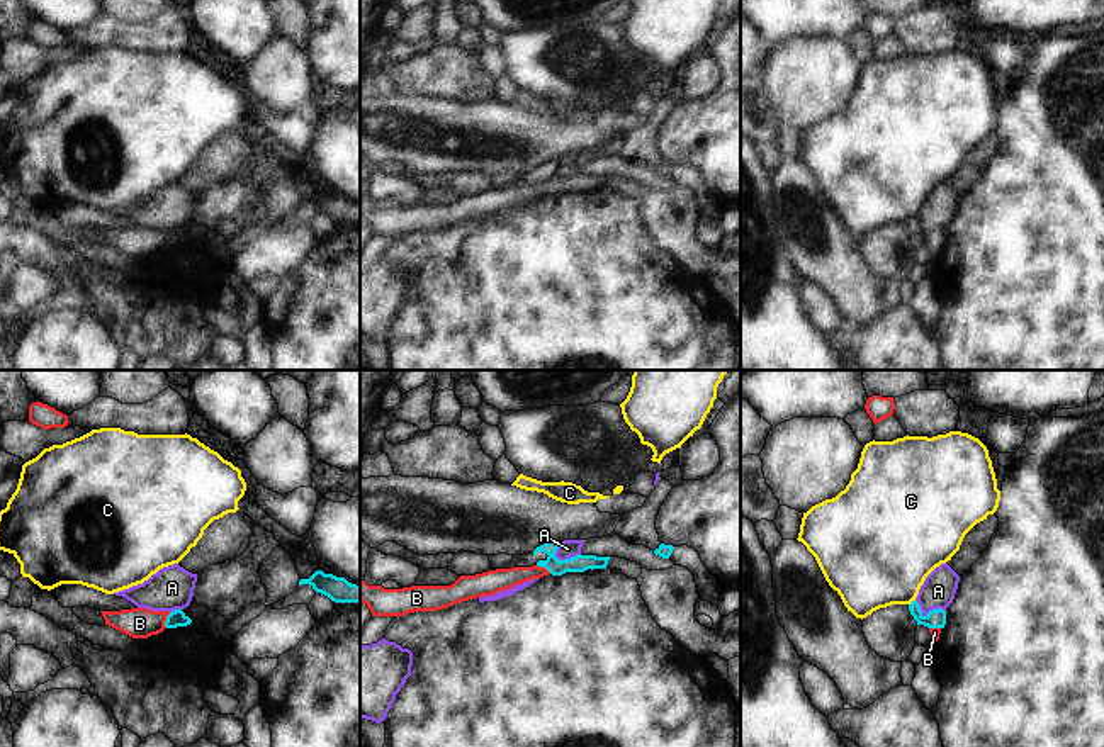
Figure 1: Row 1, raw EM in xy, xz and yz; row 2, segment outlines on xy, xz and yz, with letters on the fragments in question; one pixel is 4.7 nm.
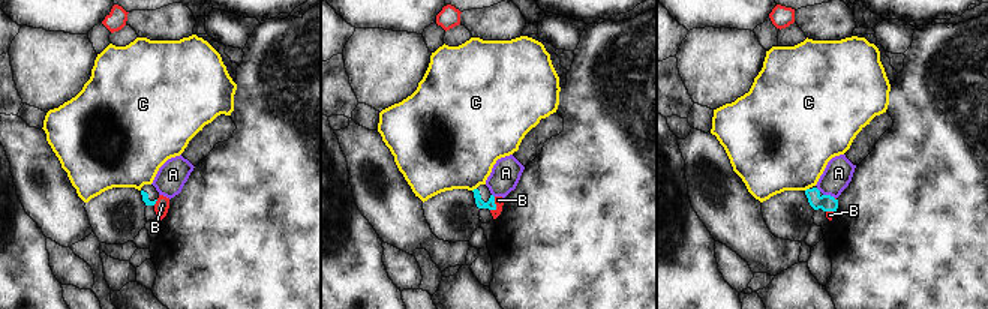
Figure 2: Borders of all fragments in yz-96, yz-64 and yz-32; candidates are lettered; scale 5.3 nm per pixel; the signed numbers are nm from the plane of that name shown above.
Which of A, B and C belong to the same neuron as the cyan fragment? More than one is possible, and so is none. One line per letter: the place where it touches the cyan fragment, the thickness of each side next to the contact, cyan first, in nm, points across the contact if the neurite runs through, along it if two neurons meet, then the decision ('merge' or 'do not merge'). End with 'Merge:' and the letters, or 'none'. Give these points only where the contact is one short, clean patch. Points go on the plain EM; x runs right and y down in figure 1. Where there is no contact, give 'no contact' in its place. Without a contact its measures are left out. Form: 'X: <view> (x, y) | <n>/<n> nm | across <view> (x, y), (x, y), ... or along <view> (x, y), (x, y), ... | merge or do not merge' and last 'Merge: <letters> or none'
A: yz (928, 233) | 90/160 nm | do not merge
B: xy (167, 240) | 80/140 nm | across xy (175, 238), (167, 240), (140, 243) | merge
C: yz (911, 223) | 90/440 nm | along yz (914, 219), (909, 224) | do not merge
Merge: B

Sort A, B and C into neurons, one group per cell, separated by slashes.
A / B / C

